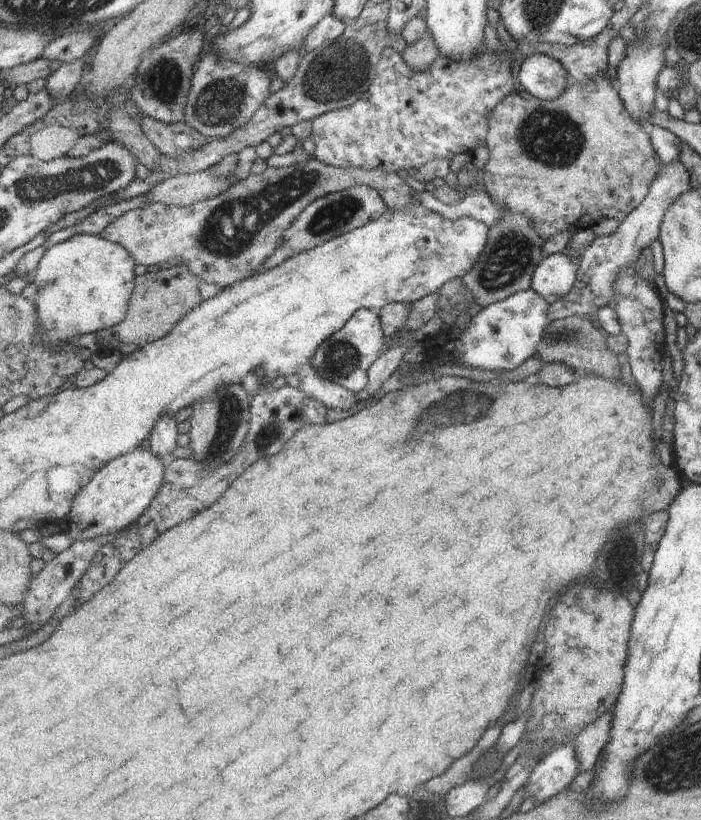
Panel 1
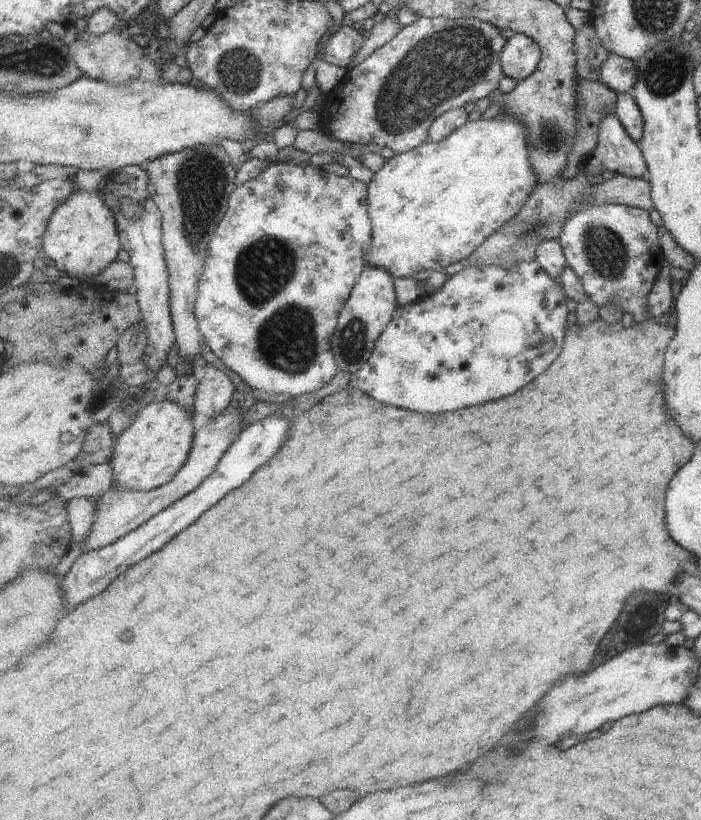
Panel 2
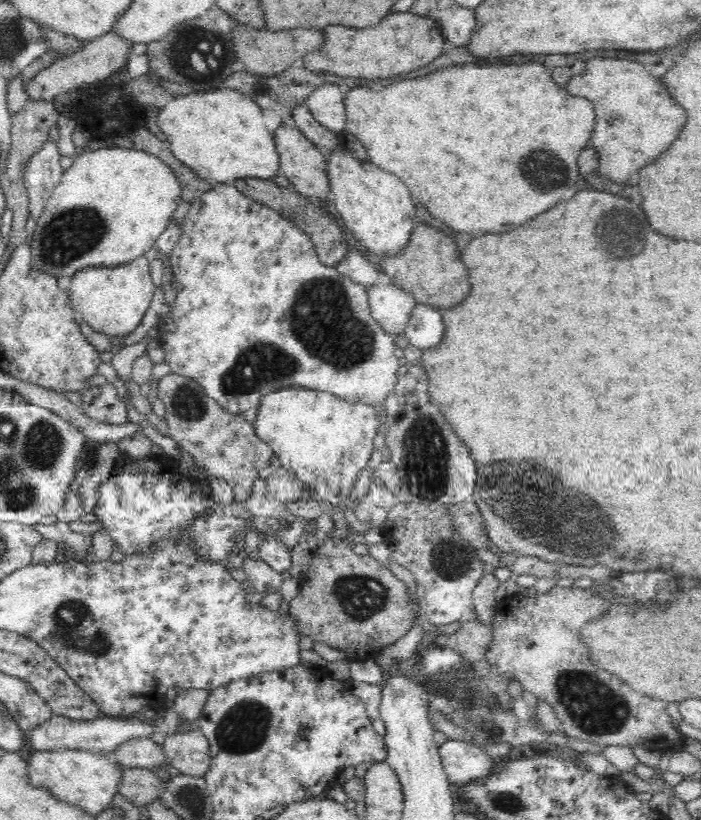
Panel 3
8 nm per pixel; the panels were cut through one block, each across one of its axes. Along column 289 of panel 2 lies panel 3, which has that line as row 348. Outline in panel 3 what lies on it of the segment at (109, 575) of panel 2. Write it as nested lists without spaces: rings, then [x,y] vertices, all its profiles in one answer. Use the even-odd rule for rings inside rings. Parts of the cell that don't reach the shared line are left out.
[[[417,303],[405,330],[409,344],[420,350],[434,348],[444,340],[444,333],[444,319],[439,309]]]

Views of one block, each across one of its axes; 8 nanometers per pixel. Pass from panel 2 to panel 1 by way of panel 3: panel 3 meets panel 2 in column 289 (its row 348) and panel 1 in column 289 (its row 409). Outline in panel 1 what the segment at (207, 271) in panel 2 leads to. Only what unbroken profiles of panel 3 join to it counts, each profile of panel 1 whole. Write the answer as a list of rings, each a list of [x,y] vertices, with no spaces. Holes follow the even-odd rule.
[[[359,184],[359,186],[353,186],[335,194],[328,194],[307,206],[299,218],[291,224],[291,228],[283,232],[283,247],[295,250],[294,255],[307,252],[342,234],[367,226],[372,220],[383,216],[387,209],[388,206],[382,195],[379,194],[379,190],[365,186],[365,184]]]

